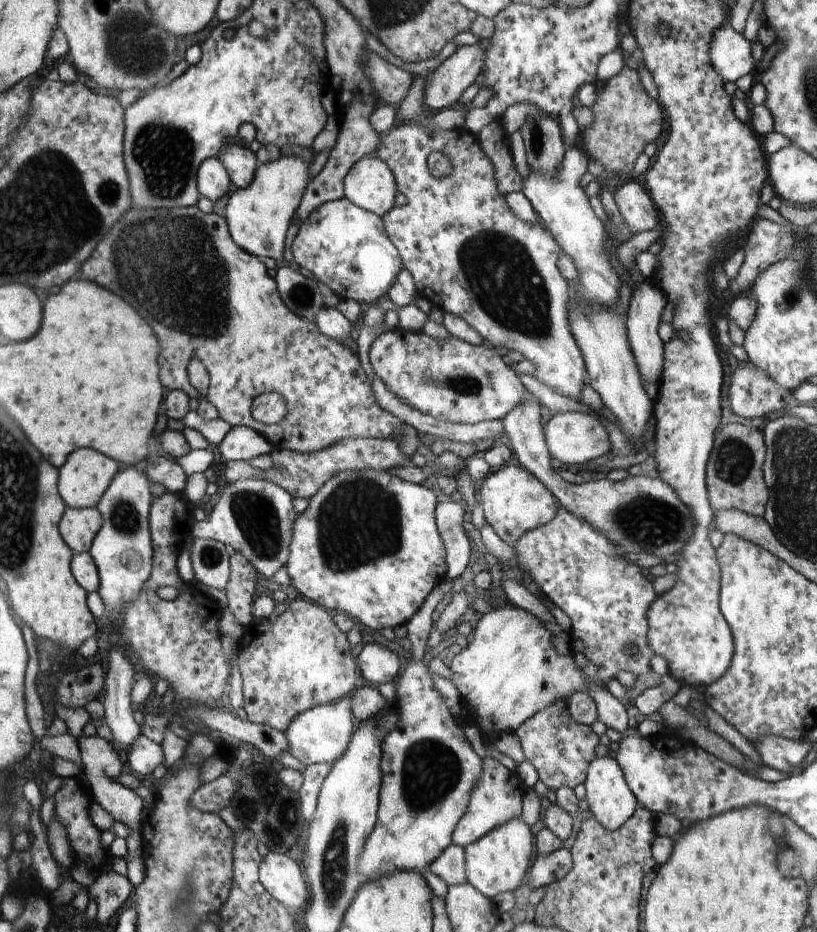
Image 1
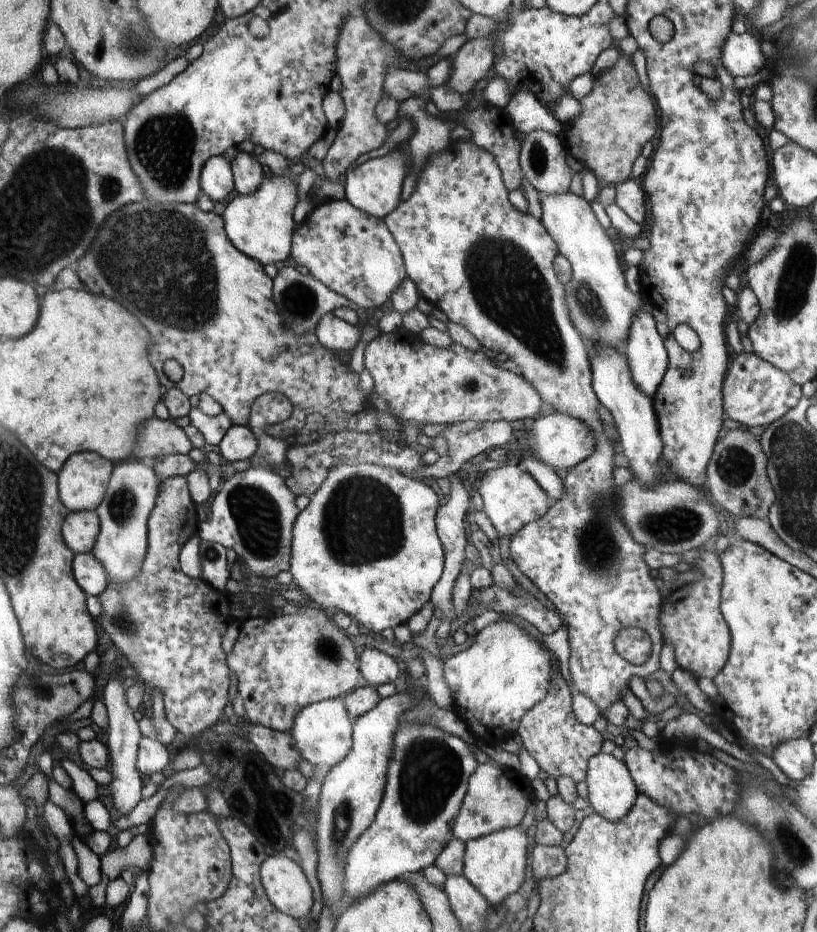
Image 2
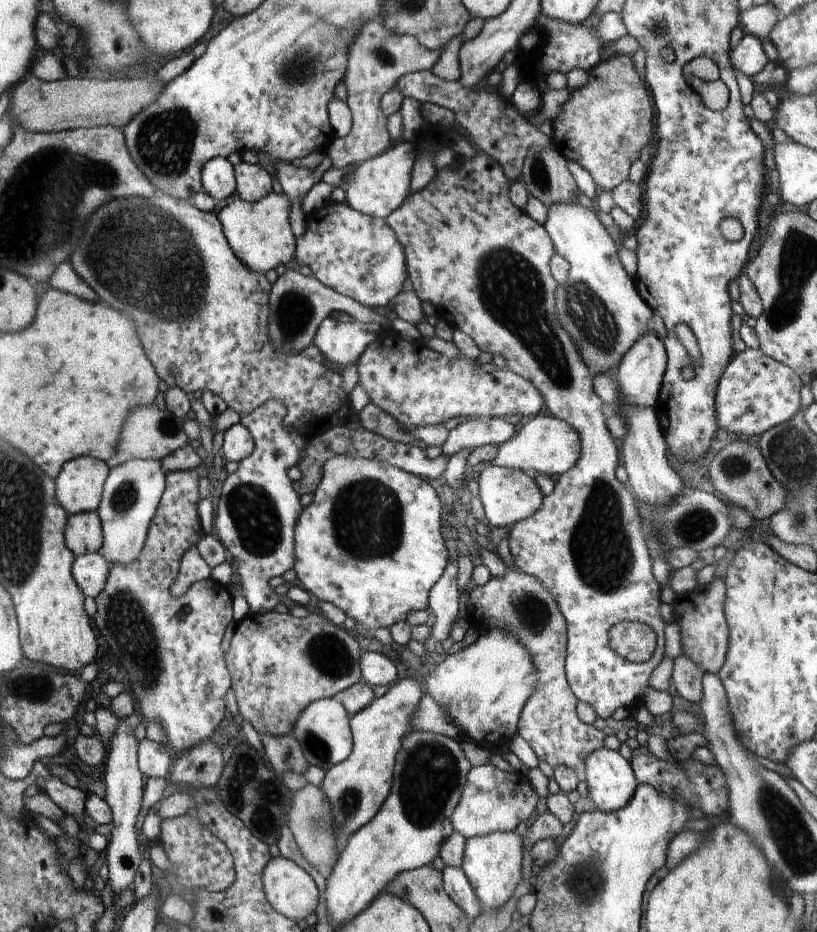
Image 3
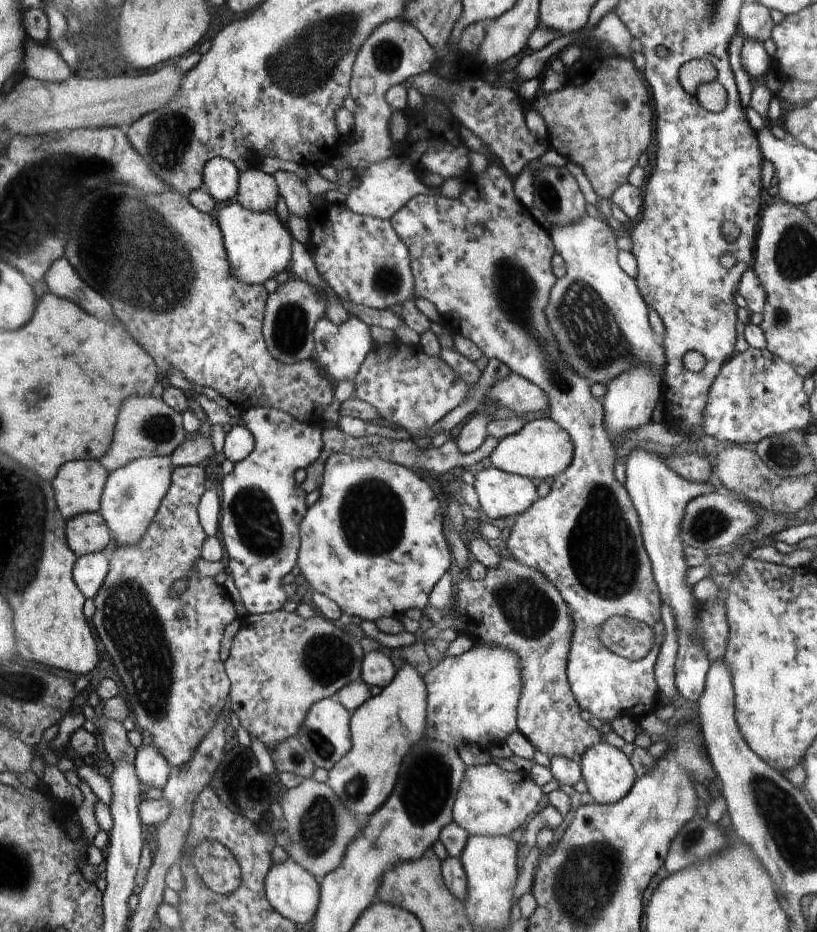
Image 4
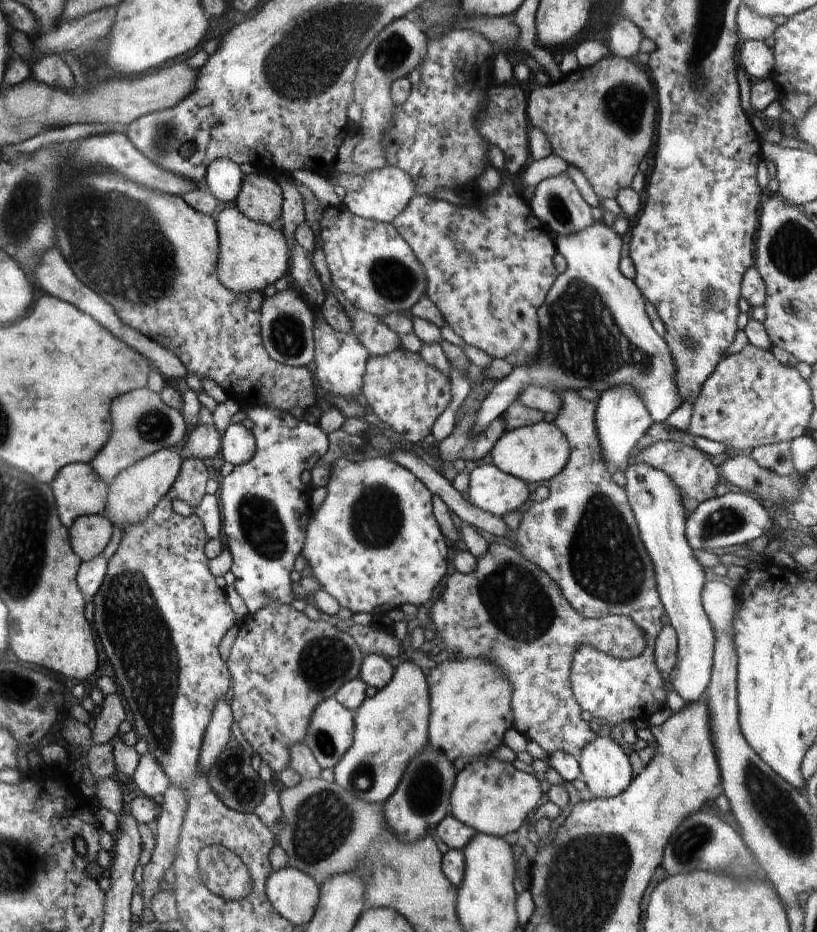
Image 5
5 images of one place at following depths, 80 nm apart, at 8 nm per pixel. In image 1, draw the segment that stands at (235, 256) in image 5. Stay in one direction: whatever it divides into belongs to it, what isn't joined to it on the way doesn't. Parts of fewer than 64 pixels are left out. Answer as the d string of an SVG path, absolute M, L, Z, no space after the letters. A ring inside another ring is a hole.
M312 146L310 150L313 151L312 154L296 154L290 156L283 156L280 154L280 156L275 161L269 163L261 163L258 170L256 170L256 178L254 178L254 182L246 186L246 188L237 189L236 191L234 191L234 194L231 194L226 205L226 218L229 219L229 233L232 235L233 241L237 243L239 247L242 247L245 251L249 251L250 254L254 254L254 256L257 256L258 258L274 258L274 260L282 258L284 254L284 239L286 238L286 232L288 232L288 228L290 228L292 222L295 222L295 212L298 210L298 205L303 199L307 184L311 181L310 165L312 164L313 159L309 161L308 156L312 155L314 158L317 153L314 151Z

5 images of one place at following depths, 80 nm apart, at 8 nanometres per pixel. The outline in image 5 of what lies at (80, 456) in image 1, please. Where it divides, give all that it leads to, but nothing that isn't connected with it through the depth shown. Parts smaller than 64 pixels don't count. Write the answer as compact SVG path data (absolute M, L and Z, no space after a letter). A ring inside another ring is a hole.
M71 463L50 486L56 499L57 515L66 528L79 517L104 512L106 482L90 463Z

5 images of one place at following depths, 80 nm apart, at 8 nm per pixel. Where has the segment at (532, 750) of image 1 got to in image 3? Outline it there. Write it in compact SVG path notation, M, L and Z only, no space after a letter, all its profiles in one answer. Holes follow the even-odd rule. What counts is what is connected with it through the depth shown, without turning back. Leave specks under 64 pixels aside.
M507 568L507 573L502 578L490 577L485 585L470 585L468 590L472 621L482 625L484 620L490 620L495 625L482 626L483 630L498 627L499 629L506 629L514 633L516 638L532 655L537 670L537 686L535 691L530 695L528 702L524 705L522 714L520 715L517 726L518 734L523 739L526 739L526 742L529 742L540 762L548 762L553 769L558 765L568 767L574 770L574 772L577 772L579 780L584 780L585 760L592 752L604 747L605 736L594 725L583 723L577 715L577 704L579 700L571 691L565 675L567 622L562 616L553 594L550 594L550 591L546 590L546 587L542 586L542 583L538 582L537 578L530 576L528 573L524 574L518 568Z

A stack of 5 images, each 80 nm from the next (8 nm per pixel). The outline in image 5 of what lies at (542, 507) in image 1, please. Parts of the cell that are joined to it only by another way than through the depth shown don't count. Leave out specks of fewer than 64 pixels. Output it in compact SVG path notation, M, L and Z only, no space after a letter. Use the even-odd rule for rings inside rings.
M493 464L474 468L469 476L470 486L465 493L465 497L473 506L493 516L504 517L509 513L516 513L516 510L520 510L526 504L526 500L530 498L531 492L526 482L513 475L505 474Z

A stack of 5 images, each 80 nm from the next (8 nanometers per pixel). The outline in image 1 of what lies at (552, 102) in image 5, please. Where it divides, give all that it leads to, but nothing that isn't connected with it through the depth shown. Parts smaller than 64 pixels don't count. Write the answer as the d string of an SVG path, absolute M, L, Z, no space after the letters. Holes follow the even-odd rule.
M625 65L618 76L600 83L598 93L599 91L602 94L597 96L592 106L595 114L594 123L580 132L584 139L582 150L588 158L600 160L606 170L616 175L634 174L634 163L644 147L656 140L662 132L664 115L660 110L661 106L644 91L638 71Z

